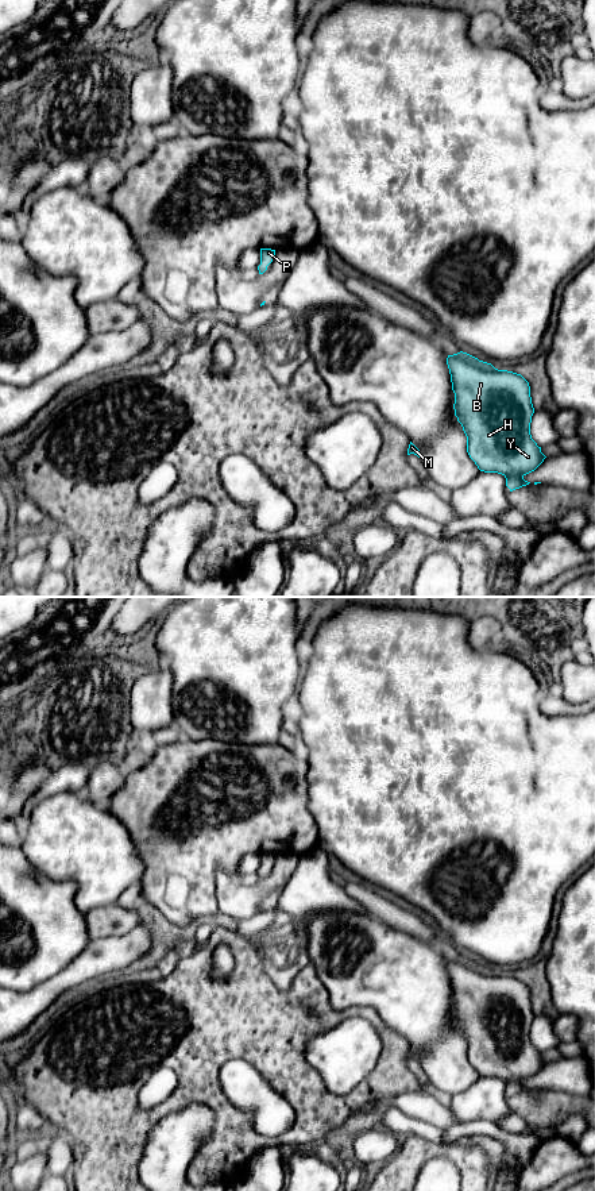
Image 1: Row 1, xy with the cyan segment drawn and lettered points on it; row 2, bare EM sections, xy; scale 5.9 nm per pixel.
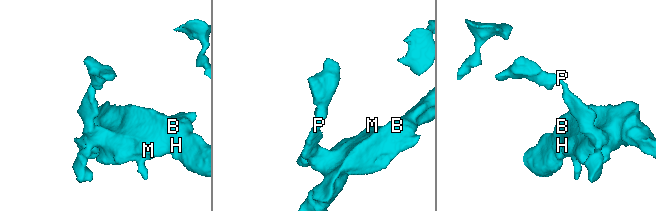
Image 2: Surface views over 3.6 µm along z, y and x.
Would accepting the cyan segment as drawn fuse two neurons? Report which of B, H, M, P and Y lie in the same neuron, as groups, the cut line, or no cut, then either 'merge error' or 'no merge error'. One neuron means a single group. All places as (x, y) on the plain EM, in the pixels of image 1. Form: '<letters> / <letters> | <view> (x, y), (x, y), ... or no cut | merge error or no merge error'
B H M P Y | no cut | no merge error

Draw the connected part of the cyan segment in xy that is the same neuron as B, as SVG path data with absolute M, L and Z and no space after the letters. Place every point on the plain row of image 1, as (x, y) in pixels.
M463 956L448 960L447 970L455 998L455 1021L467 1041L470 1063L480 1076L502 1079L510 1096L529 1090L523 1082L546 1063L530 1040L534 1013L529 987L521 979L498 975Z

